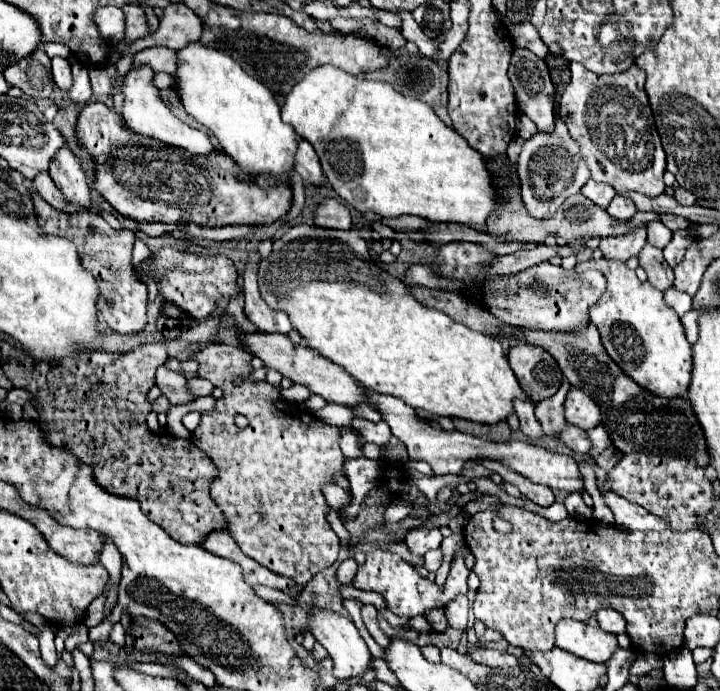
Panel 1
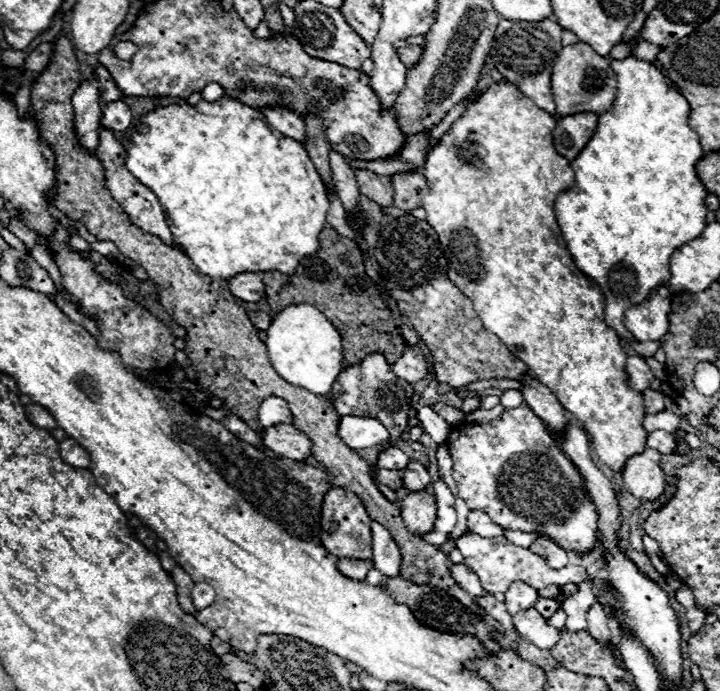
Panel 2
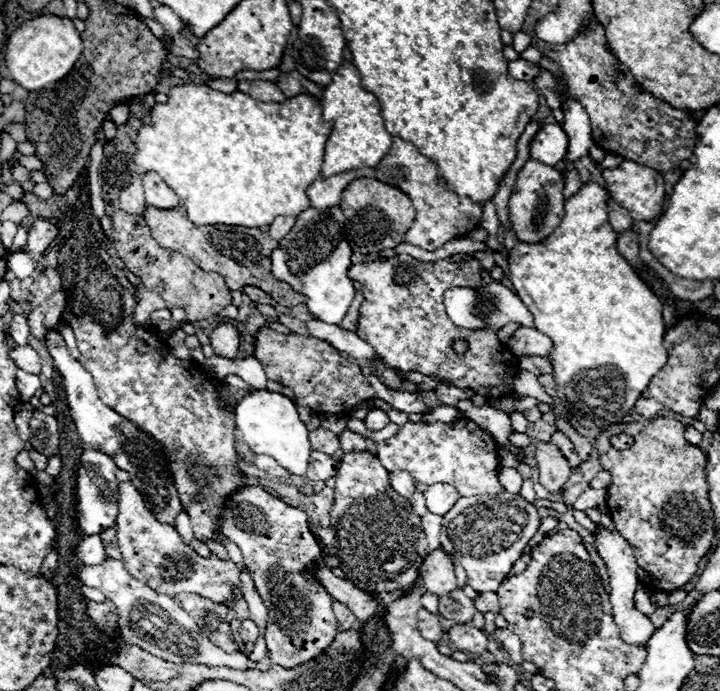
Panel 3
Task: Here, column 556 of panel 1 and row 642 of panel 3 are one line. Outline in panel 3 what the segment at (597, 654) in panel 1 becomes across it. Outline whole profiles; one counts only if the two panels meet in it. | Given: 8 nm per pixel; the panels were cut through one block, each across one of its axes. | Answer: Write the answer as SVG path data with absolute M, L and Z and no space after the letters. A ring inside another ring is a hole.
M600 526L600 530L594 534L594 544L598 554L602 556L602 560L606 562L608 574L610 574L610 604L612 604L612 614L614 614L614 622L620 628L620 636L626 644L638 644L638 646L646 646L646 642L650 640L650 636L654 634L654 624L650 622L650 618L642 612L636 610L634 606L634 592L638 588L638 566L636 566L636 558L632 552L632 546L624 540L624 536L620 536L620 532L610 532L606 528Z

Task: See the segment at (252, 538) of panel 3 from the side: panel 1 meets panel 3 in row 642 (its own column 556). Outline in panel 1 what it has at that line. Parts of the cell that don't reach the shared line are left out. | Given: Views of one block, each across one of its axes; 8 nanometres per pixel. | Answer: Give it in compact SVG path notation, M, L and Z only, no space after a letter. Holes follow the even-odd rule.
M542 262L528 270L504 276L488 284L484 306L500 322L524 330L576 332L586 328L588 310L604 294L604 290L606 290L606 278L598 270L576 274L574 270L568 272L562 266Z

